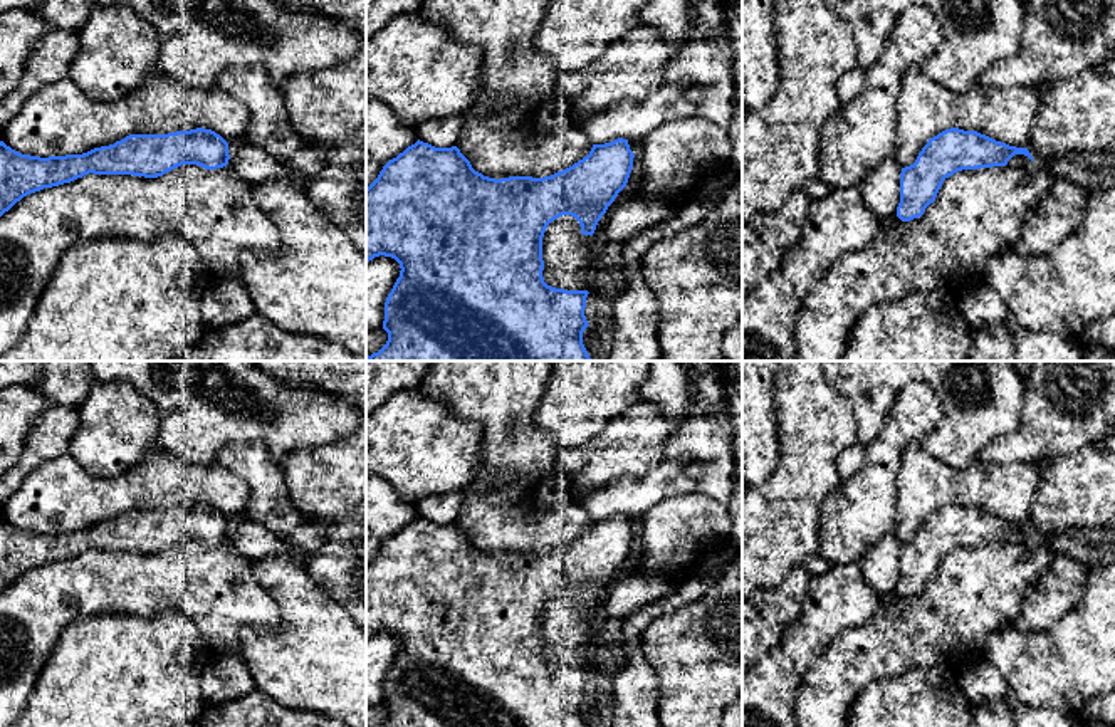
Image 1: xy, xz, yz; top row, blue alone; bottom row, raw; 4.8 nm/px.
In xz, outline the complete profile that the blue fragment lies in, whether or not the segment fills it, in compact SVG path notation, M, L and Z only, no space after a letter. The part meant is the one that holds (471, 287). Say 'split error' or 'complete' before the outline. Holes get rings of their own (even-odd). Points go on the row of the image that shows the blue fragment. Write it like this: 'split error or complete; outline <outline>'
complete; outline M618 138L611 143L593 144L588 156L551 176L509 176L500 180L475 171L457 146L435 148L418 139L390 160L378 178L366 188L366 262L385 255L395 259L401 270L385 302L383 329L388 332L388 341L378 353L368 356L366 361L591 361L583 344L583 332L589 326L584 316L589 292L556 289L544 282L542 237L547 225L563 215L574 217L581 225L583 235L593 235L608 207L626 186L633 158L628 139Z

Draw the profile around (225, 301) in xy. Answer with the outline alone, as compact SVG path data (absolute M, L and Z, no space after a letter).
M237 277L208 282L200 299L200 314L207 329L235 324L254 314L254 304Z

